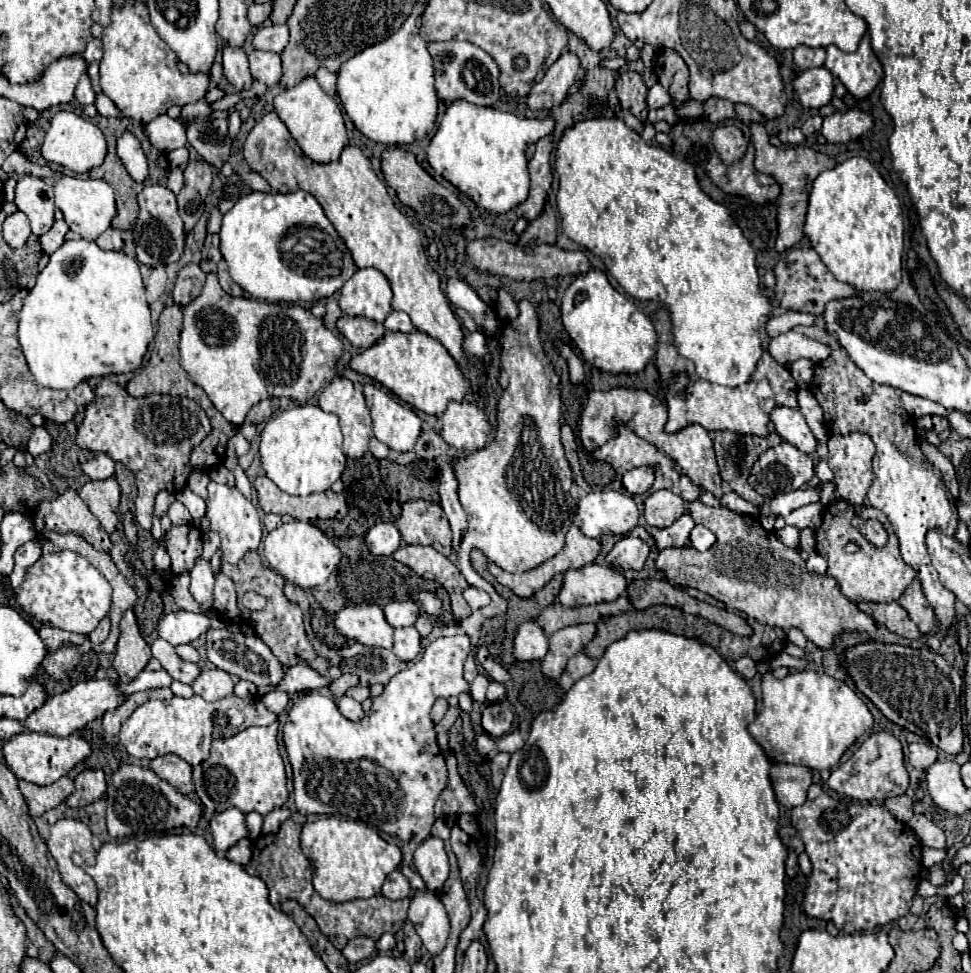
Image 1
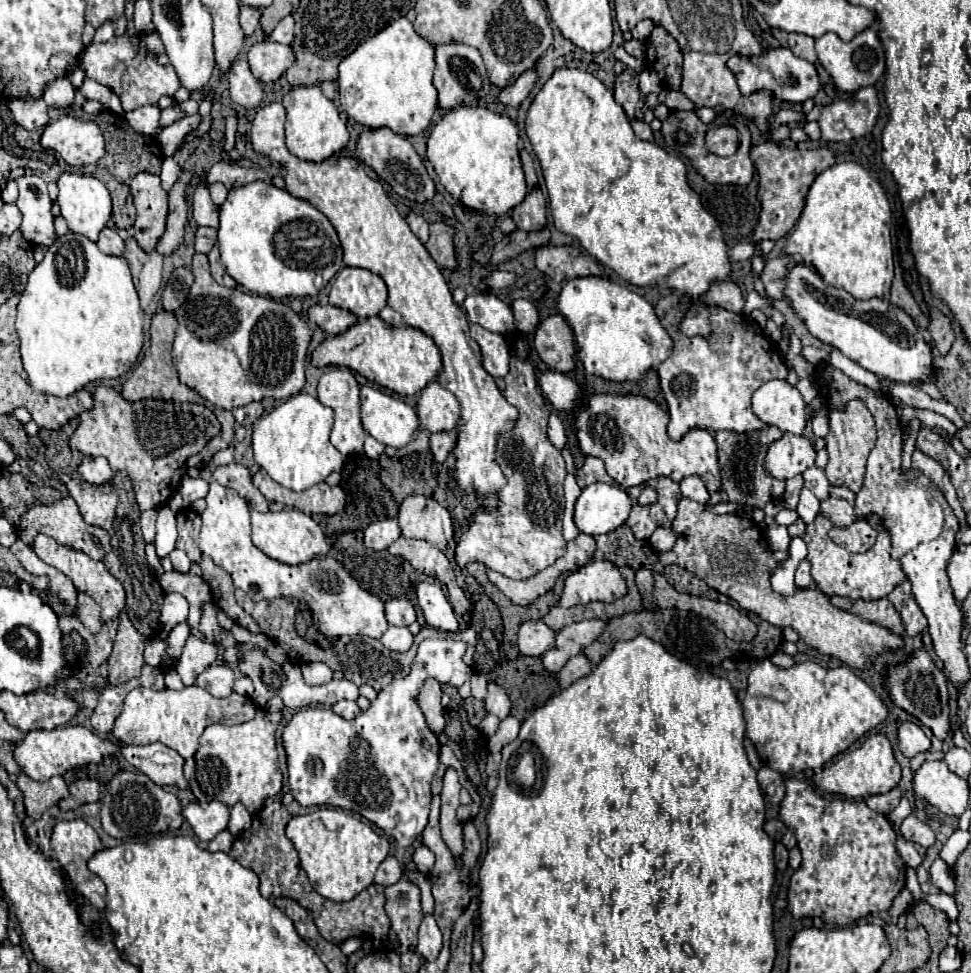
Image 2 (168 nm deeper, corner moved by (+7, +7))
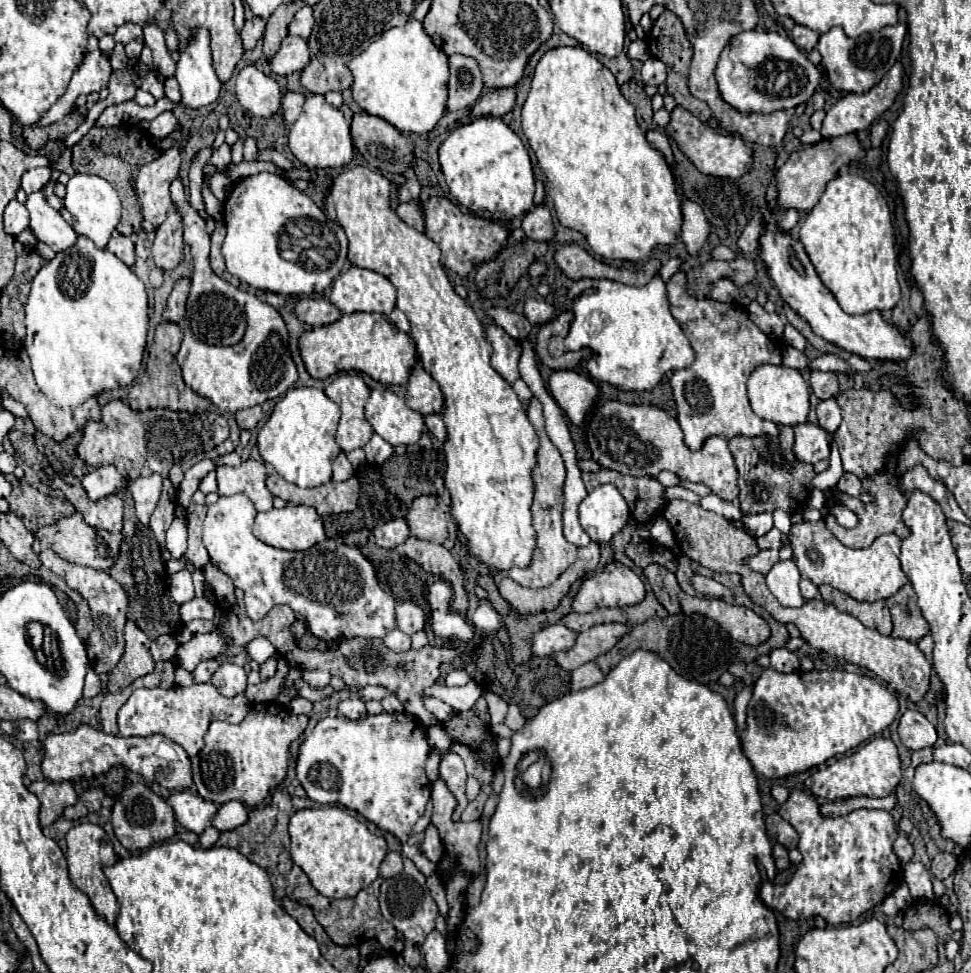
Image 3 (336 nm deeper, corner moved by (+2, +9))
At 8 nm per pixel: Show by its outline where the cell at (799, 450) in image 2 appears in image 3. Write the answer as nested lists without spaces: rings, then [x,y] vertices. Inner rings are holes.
[[[801,423],[795,425],[795,445],[793,453],[797,459],[805,463],[817,463],[829,459],[833,435],[825,431],[821,425],[815,423]]]

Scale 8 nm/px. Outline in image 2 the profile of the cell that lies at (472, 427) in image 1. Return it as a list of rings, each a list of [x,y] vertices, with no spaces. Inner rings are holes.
[[[436,381],[430,383],[420,393],[416,411],[420,421],[430,433],[438,433],[438,431],[454,433],[458,429],[460,403],[448,389],[444,389]]]

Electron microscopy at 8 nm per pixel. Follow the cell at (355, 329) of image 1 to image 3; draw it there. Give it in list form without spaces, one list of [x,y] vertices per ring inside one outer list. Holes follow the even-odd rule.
[[[299,299],[295,303],[295,317],[311,327],[321,327],[327,323],[333,323],[341,317],[341,311],[337,307],[333,307],[331,301],[327,299]]]

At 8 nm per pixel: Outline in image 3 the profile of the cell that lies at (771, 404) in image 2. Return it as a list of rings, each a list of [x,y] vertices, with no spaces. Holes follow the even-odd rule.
[[[759,365],[747,381],[751,409],[757,417],[773,421],[777,425],[799,425],[807,421],[809,413],[809,387],[799,371],[783,365]]]

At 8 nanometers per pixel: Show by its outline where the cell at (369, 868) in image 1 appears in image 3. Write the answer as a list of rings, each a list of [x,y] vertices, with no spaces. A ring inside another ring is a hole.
[[[337,805],[295,811],[289,821],[289,835],[291,859],[307,873],[313,887],[325,897],[355,897],[379,877],[379,865],[387,855],[385,839],[373,835],[361,819]]]

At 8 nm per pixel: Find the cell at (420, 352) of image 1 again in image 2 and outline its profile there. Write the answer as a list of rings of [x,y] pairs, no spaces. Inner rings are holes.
[[[370,317],[364,323],[358,321],[346,333],[328,337],[312,355],[312,363],[318,367],[340,365],[348,367],[368,381],[386,387],[398,395],[416,397],[420,391],[436,381],[442,373],[442,355],[434,345],[434,339],[414,327],[394,327],[380,317]]]

